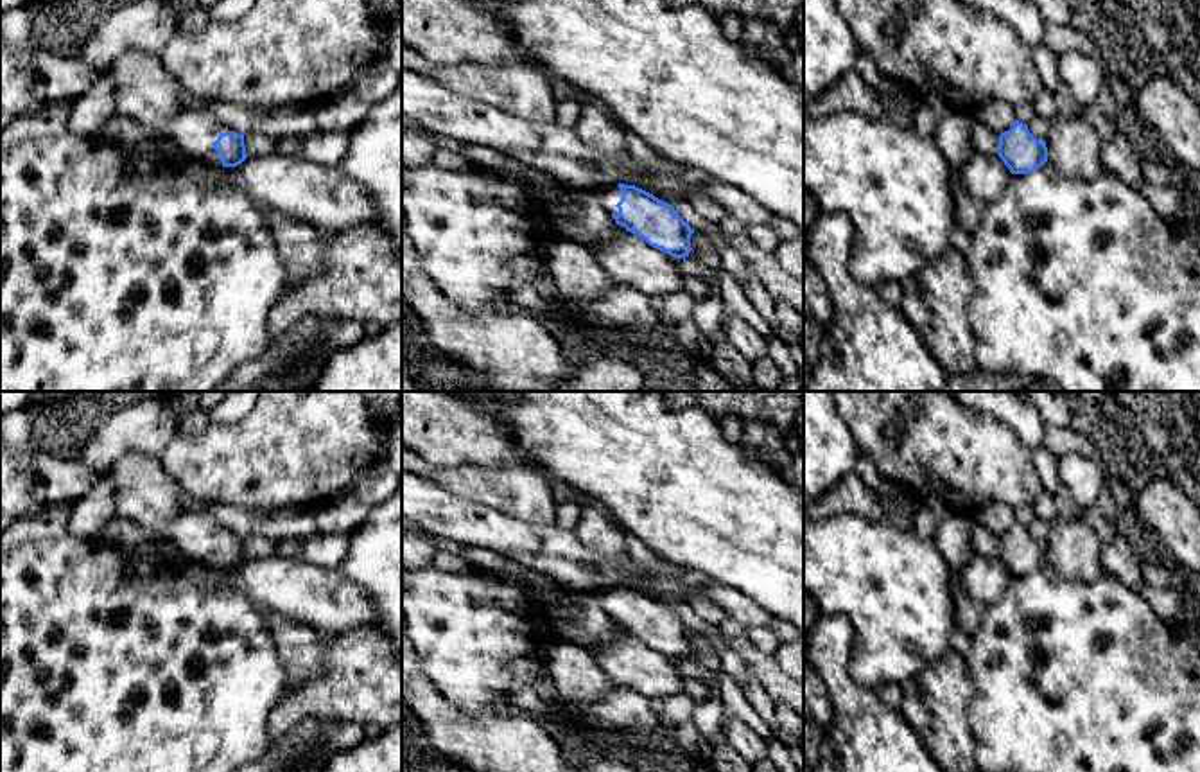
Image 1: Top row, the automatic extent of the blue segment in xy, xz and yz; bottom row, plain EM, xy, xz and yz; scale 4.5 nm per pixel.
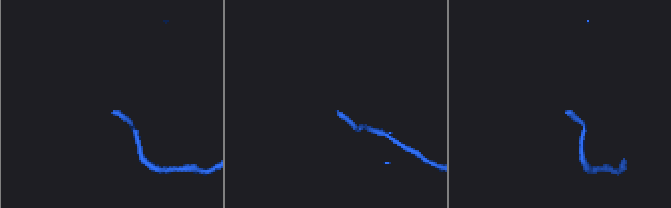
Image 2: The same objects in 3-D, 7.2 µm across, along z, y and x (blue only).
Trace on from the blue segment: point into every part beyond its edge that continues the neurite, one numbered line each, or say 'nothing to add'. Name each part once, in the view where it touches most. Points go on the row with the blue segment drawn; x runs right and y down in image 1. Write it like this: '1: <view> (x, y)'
1: xy (194, 131)

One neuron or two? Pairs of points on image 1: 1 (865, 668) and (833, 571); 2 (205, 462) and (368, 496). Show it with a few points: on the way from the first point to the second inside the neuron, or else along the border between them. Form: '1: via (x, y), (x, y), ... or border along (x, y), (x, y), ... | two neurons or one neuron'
1: via (869, 645), (869, 607), (856, 595) | one neuron
2: border along (373, 464), (339, 491), (311, 507) | two neurons

